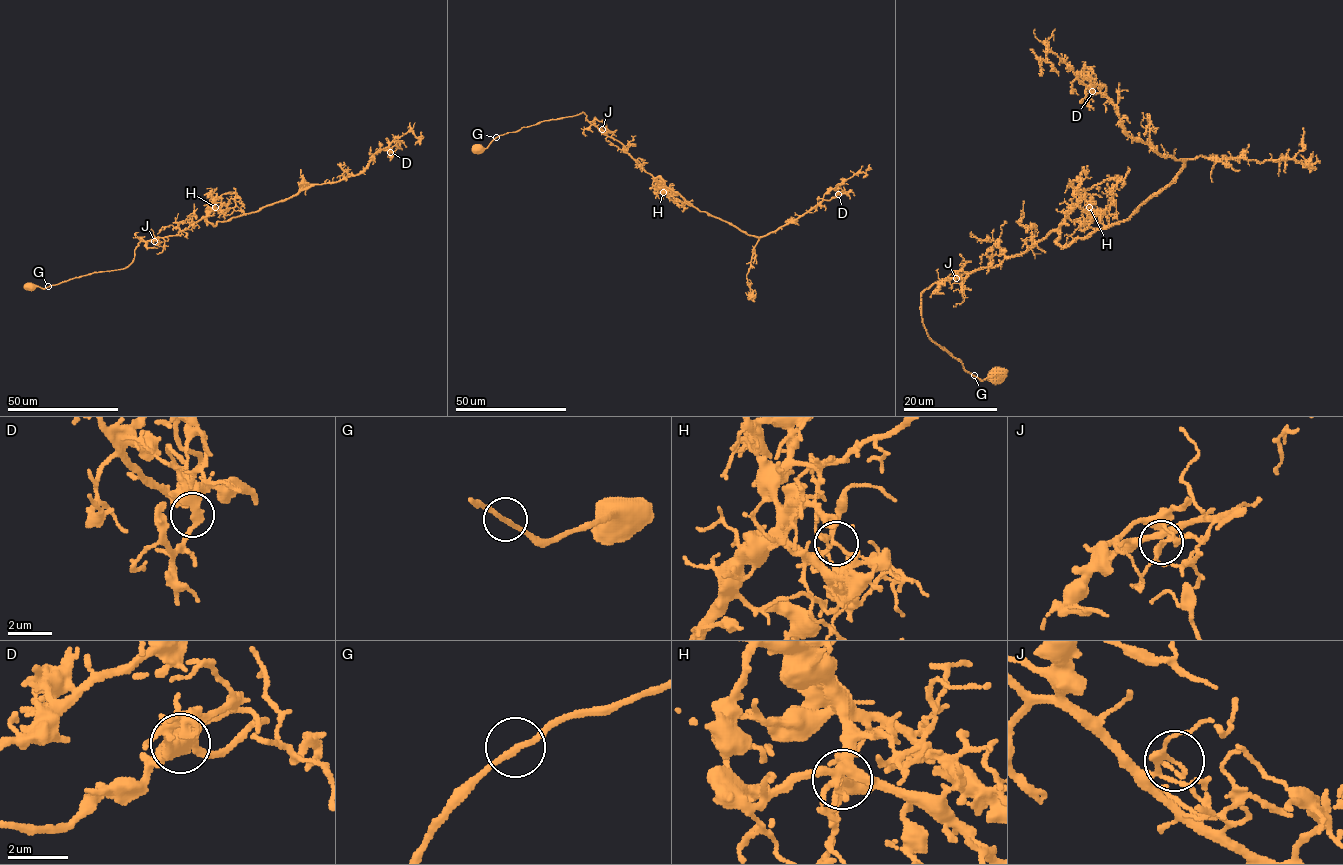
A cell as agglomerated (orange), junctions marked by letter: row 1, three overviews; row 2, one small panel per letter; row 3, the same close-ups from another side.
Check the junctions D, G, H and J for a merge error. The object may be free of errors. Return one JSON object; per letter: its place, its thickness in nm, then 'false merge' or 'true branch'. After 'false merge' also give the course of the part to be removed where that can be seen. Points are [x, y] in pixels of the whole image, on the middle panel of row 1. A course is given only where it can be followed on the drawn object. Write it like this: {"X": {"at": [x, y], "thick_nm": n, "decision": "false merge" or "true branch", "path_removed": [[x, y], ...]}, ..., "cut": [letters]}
{"D": {"at": [838, 194], "thick_nm": 480, "decision": "true branch"}, "G": {"at": [496, 137], "thick_nm": 190, "decision": "true branch"}, "H": {"at": [663, 192], "thick_nm": 170, "decision": "true branch"}, "J": {"at": [602, 129], "thick_nm": 180, "decision": "true branch"}, "cut": []}

